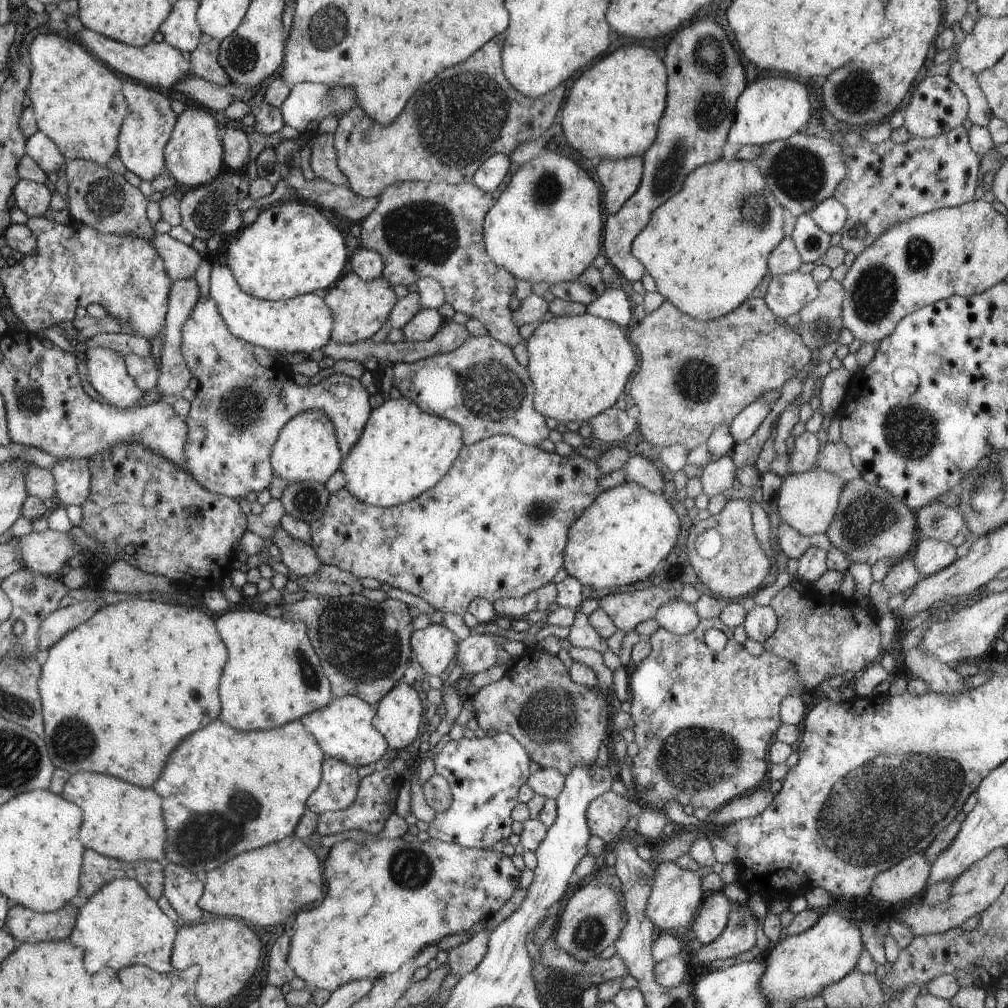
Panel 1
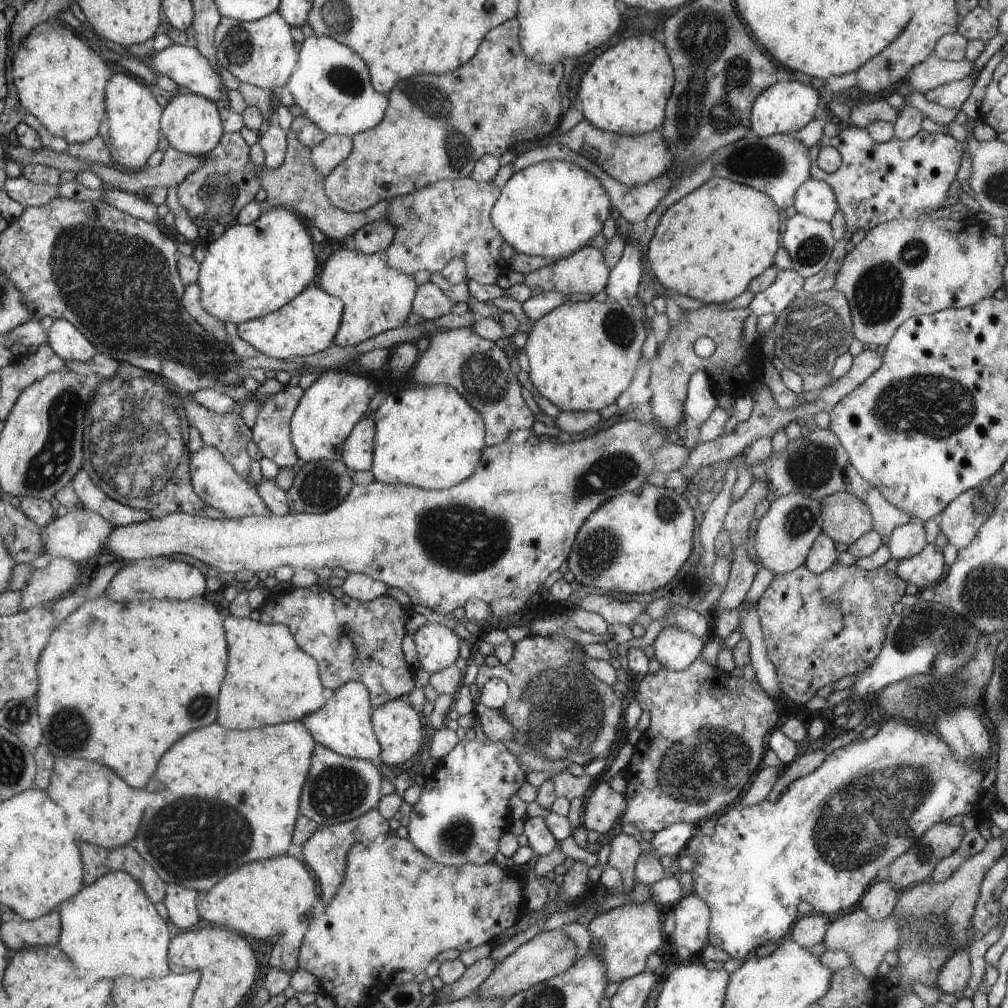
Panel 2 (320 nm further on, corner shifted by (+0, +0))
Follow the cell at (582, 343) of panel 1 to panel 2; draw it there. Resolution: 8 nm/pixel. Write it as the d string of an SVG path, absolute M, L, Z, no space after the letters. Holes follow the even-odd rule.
M606 299L605 301L578 301L577 303L566 301L535 321L532 330L528 333L526 344L521 351L529 358L529 378L534 388L540 392L541 396L548 398L560 411L598 412L605 406L608 406L608 404L614 403L614 400L628 388L628 384L630 384L630 380L632 380L632 376L634 376L636 364L638 364L638 360L642 358L640 350L642 350L642 344L644 344L644 340L646 340L646 328L644 328L644 324L642 324L642 320L640 320L638 316L634 316L632 309L632 306L629 304L611 301L610 299Z

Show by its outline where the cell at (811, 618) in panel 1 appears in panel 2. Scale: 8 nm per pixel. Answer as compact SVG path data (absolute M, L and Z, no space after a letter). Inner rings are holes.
M891 558L884 565L872 569L865 570L857 565L844 566L834 563L827 571L821 572L820 574L814 574L805 564L795 568L793 571L783 575L774 575L770 586L762 593L762 596L757 600L757 611L761 622L761 629L763 630L765 645L767 646L768 656L775 666L776 672L779 676L779 683L781 686L781 694L798 704L808 702L811 698L814 698L816 691L823 686L831 686L844 678L844 676L858 676L862 671L865 671L872 663L875 658L880 654L882 650L884 639L886 638L886 629L890 624L891 618L894 616L893 608L896 602L900 602L902 597L905 595L907 582L904 582L896 572L897 561L895 558Z

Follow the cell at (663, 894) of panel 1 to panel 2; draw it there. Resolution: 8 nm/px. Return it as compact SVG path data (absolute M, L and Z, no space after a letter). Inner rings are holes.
M652 900L615 907L594 917L586 925L592 934L589 950L594 950L607 964L608 982L626 981L644 970L650 952L659 952L664 936L660 908Z

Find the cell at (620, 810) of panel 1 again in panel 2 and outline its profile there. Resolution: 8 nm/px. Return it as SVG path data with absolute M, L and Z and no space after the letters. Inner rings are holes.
M601 778L595 781L588 796L584 798L581 820L588 831L606 834L626 810L624 793L614 792Z

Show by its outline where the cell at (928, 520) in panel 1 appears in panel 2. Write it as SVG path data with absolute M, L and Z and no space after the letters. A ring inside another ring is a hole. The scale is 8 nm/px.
M912 519L908 524L896 527L888 542L890 556L897 561L918 554L928 544L923 522Z

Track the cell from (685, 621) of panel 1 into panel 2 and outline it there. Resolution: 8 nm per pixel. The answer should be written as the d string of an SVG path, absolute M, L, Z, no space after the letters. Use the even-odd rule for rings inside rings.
M674 627L665 628L653 643L654 656L662 667L683 671L701 656L705 643L690 632Z

